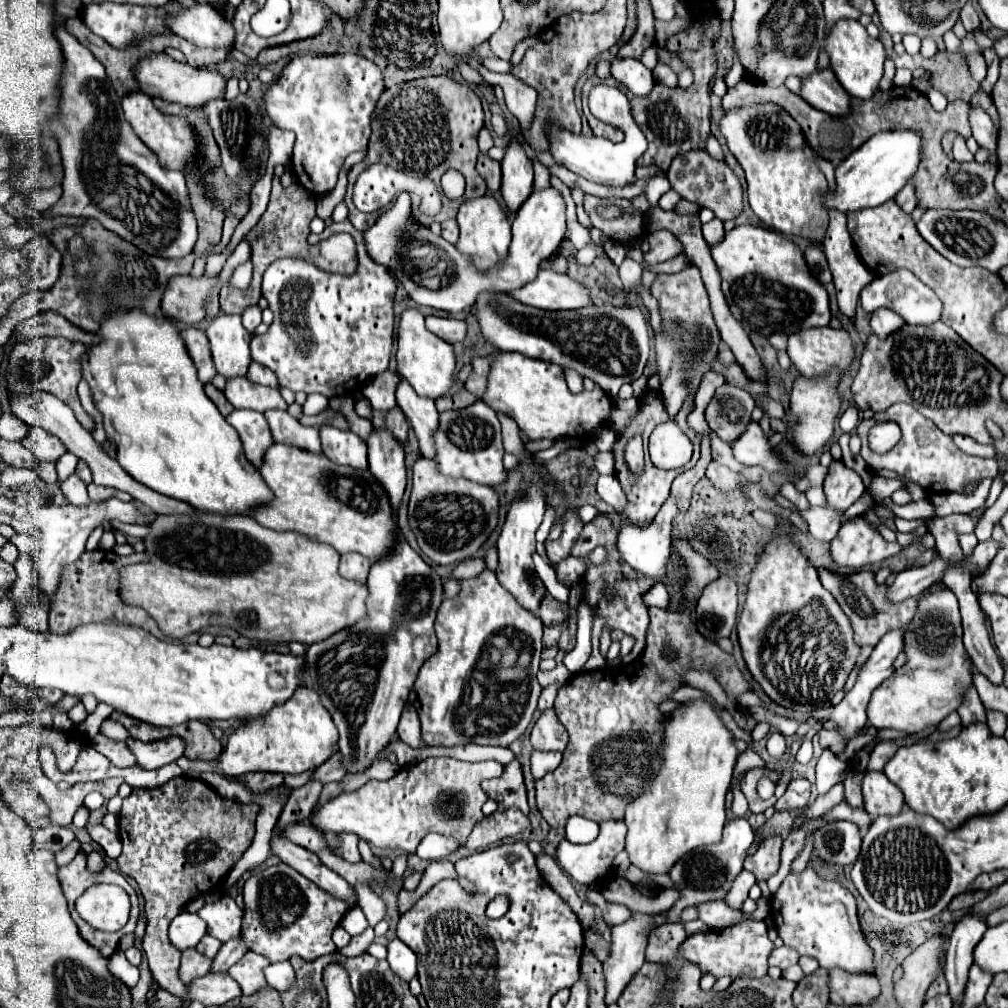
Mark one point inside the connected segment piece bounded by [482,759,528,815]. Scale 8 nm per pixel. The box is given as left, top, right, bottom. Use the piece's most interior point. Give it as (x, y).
(508, 790)

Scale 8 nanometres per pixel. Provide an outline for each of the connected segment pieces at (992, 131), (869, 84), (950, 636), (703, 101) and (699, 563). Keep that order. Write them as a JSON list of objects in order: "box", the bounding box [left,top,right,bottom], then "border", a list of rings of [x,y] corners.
[{"box":[970,109,998,165],"border":[[[972,109],[970,111],[970,127],[972,127],[972,135],[978,141],[978,145],[990,151],[988,161],[998,165],[998,157],[996,157],[998,133],[996,133],[996,127],[994,127],[990,115],[986,115],[982,109]]]},{"box":[824,19,886,99],"border":[[[854,19],[838,21],[826,39],[824,51],[828,51],[830,67],[840,79],[840,85],[848,91],[848,95],[858,97],[858,99],[868,99],[872,97],[872,93],[876,93],[880,77],[884,73],[886,49],[880,43],[880,39],[872,39],[858,21]]]},{"box":[866,589,972,733],"border":[[[950,589],[932,593],[920,599],[916,617],[906,629],[908,661],[890,679],[874,689],[866,715],[874,729],[896,729],[904,733],[918,733],[928,725],[938,725],[944,717],[960,705],[964,687],[972,683],[966,649],[962,645],[962,623],[958,599]]]},{"box":[628,19,720,171],"border":[[[714,19],[706,27],[706,33],[704,33],[706,37],[704,37],[702,49],[698,49],[696,53],[692,51],[692,55],[688,55],[688,57],[696,57],[696,71],[694,71],[696,79],[690,89],[680,89],[680,87],[670,89],[662,83],[656,83],[652,93],[648,93],[648,97],[632,97],[632,93],[630,93],[628,99],[632,105],[632,115],[648,139],[648,149],[640,157],[640,165],[656,163],[662,171],[666,171],[670,167],[670,161],[676,155],[686,153],[690,149],[704,149],[704,139],[710,133],[710,89],[708,89],[708,83],[716,71],[714,41],[718,37],[718,31],[720,31],[720,21]]]},{"box":[672,535,718,603],"border":[[[674,535],[674,543],[672,545],[674,545],[676,553],[680,553],[686,559],[686,565],[688,565],[688,577],[690,577],[690,581],[682,589],[684,603],[692,601],[692,599],[698,599],[700,593],[702,593],[702,589],[710,581],[714,581],[718,577],[718,569],[706,557],[702,557],[700,553],[696,553],[680,535]]]}]

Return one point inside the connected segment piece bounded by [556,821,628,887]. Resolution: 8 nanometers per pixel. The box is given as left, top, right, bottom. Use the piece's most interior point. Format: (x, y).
(591, 864)

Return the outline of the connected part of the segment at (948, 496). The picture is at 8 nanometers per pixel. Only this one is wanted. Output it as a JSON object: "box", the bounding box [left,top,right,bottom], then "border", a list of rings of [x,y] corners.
{"box":[930,479,992,517],"border":[[[982,479],[978,489],[972,495],[962,493],[934,493],[930,495],[930,501],[936,507],[936,517],[944,517],[950,513],[972,513],[980,507],[984,507],[988,499],[992,479]]]}

